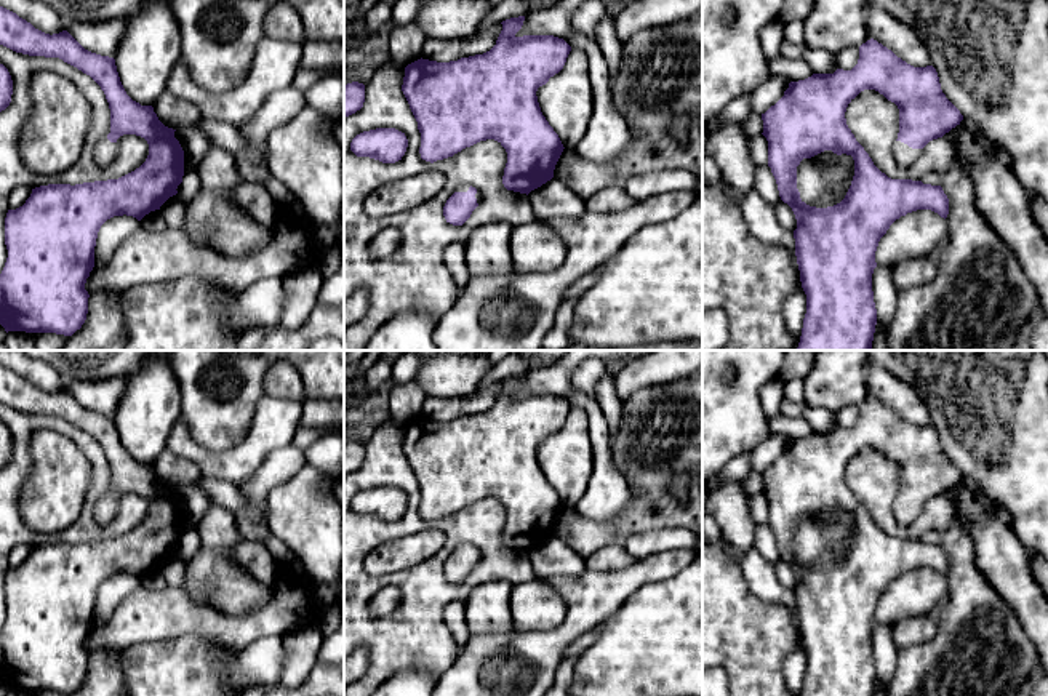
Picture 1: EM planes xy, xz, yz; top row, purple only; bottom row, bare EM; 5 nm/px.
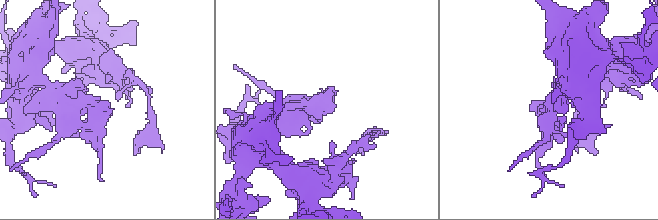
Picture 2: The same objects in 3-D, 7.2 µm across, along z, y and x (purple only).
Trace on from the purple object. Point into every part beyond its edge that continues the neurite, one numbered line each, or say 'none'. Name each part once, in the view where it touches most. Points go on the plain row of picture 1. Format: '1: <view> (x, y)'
1: yz (904, 514)
2: yz (823, 540)

